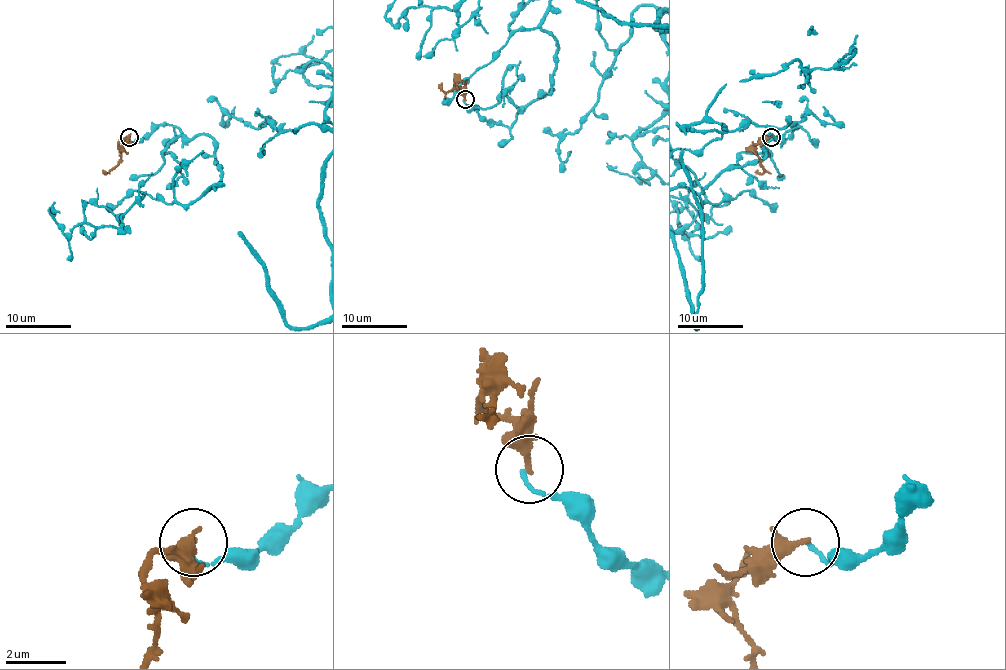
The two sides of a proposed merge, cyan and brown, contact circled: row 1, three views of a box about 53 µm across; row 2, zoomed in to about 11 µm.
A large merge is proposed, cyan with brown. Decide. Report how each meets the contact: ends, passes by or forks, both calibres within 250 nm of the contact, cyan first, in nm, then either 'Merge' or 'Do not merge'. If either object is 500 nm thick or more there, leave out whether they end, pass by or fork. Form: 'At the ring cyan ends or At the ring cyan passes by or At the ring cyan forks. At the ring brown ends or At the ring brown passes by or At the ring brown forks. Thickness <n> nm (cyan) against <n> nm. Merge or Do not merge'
At the ring cyan ends. At the ring brown ends. Thickness 120 nm (cyan) against 340 nm. Do not merge

